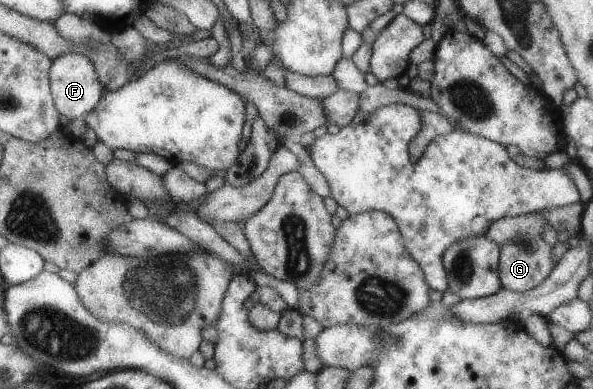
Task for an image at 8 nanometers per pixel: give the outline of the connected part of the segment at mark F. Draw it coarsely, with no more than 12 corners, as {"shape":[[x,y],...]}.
{"shape":[[91,60],[51,62],[53,106],[68,120],[90,113],[104,92]]}

